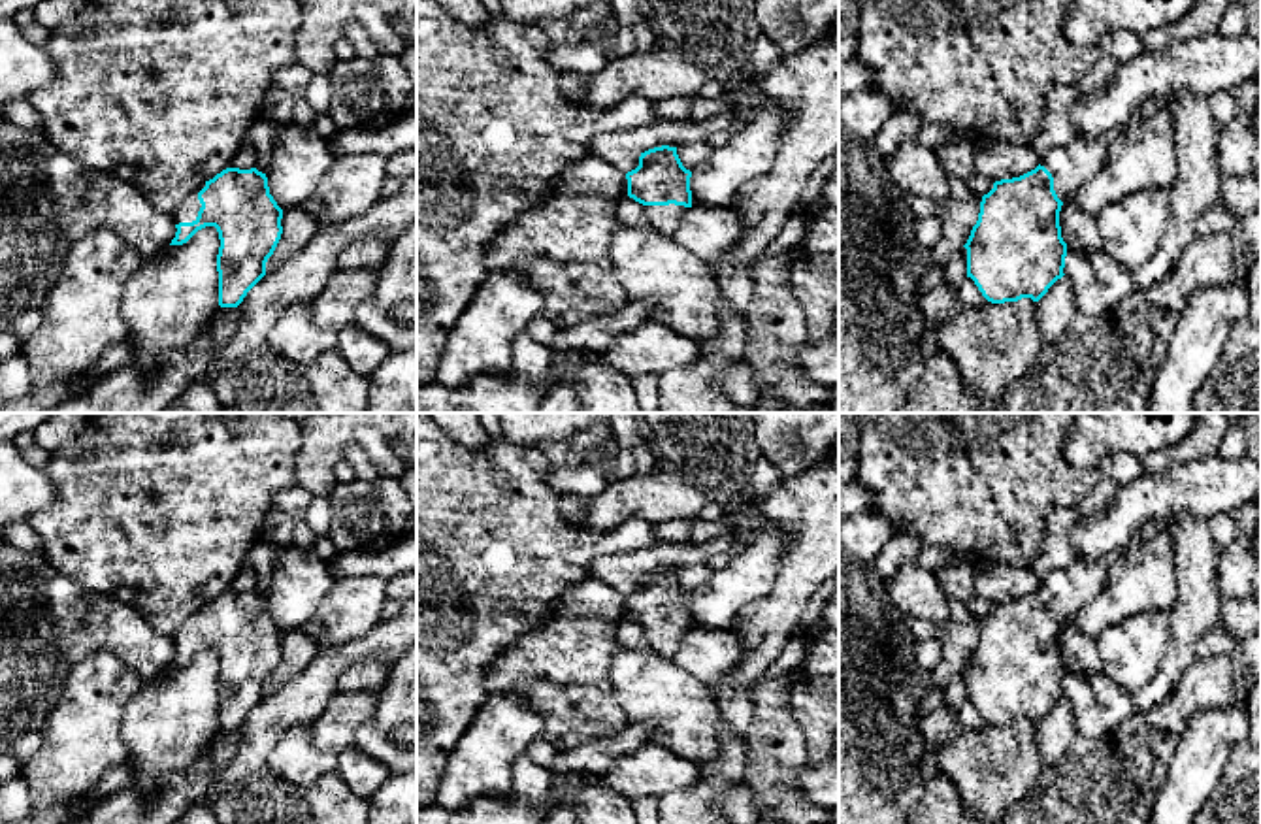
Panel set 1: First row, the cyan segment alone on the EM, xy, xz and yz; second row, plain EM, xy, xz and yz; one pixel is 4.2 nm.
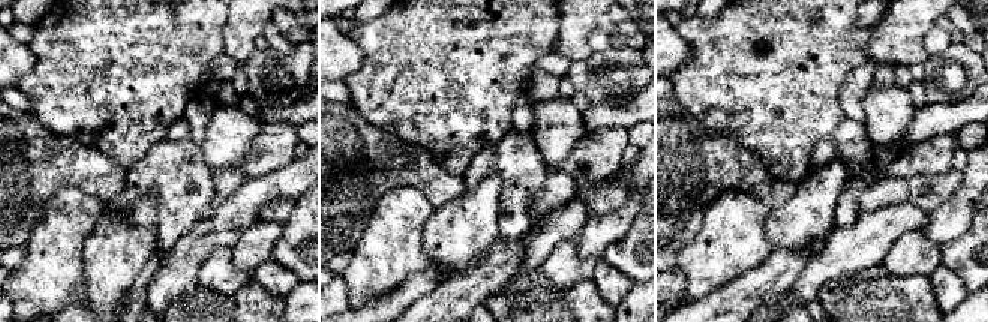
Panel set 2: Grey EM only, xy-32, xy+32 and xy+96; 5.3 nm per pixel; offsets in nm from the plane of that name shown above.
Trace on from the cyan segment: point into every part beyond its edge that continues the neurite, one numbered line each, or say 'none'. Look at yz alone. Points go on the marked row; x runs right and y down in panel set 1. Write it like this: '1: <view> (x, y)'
1: yz (1073, 164)

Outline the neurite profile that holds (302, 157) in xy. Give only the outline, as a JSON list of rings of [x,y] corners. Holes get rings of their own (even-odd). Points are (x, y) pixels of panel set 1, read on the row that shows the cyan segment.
[[[290,121],[275,136],[266,173],[270,194],[283,211],[303,207],[336,162],[337,155],[313,124]]]

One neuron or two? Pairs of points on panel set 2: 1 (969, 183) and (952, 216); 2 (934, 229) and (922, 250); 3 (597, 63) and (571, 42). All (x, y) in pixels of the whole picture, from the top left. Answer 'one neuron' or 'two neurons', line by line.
1: one neuron
2: two neurons
3: two neurons

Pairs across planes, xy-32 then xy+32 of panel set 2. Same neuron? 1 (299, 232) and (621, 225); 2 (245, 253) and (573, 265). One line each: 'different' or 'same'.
1: different
2: different

